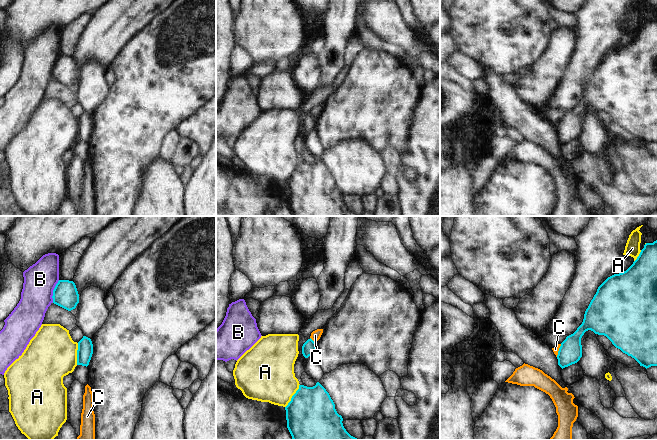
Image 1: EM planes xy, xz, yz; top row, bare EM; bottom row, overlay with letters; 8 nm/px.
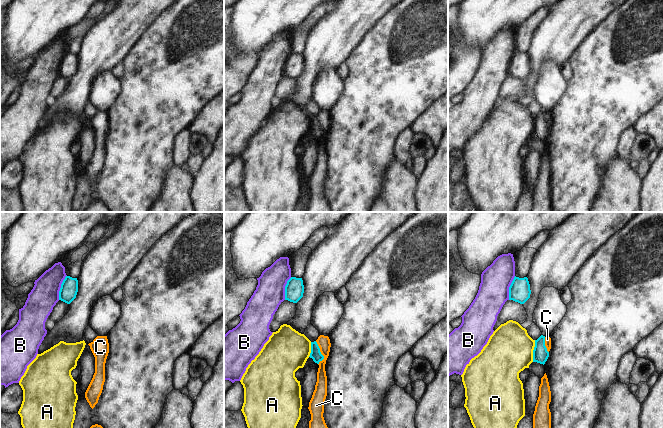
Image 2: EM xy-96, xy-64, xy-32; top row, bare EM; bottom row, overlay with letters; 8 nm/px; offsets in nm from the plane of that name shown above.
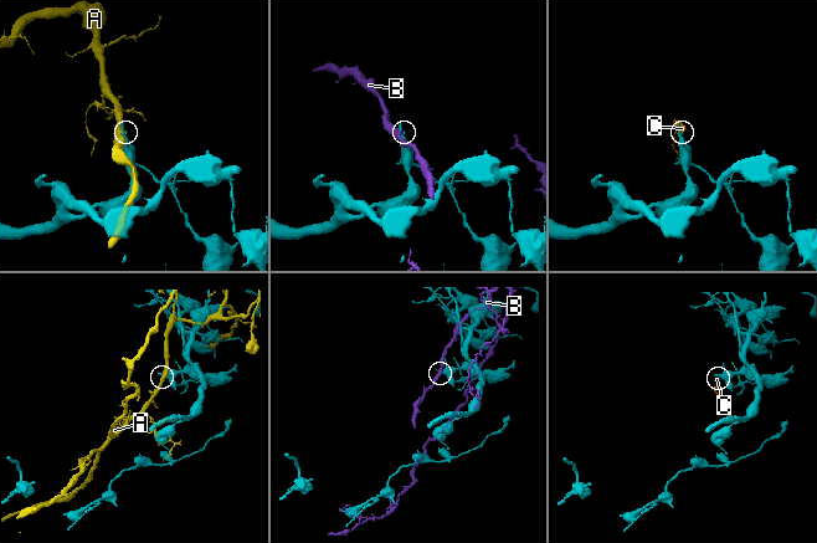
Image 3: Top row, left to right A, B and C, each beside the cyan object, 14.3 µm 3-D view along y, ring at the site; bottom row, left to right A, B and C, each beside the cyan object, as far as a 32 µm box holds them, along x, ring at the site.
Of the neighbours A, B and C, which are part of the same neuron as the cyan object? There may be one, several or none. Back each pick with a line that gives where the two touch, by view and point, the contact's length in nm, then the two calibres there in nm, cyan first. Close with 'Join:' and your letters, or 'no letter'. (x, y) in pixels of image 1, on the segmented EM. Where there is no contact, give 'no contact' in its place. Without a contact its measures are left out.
Join: no letter

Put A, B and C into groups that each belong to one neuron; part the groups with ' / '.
A / B / C

